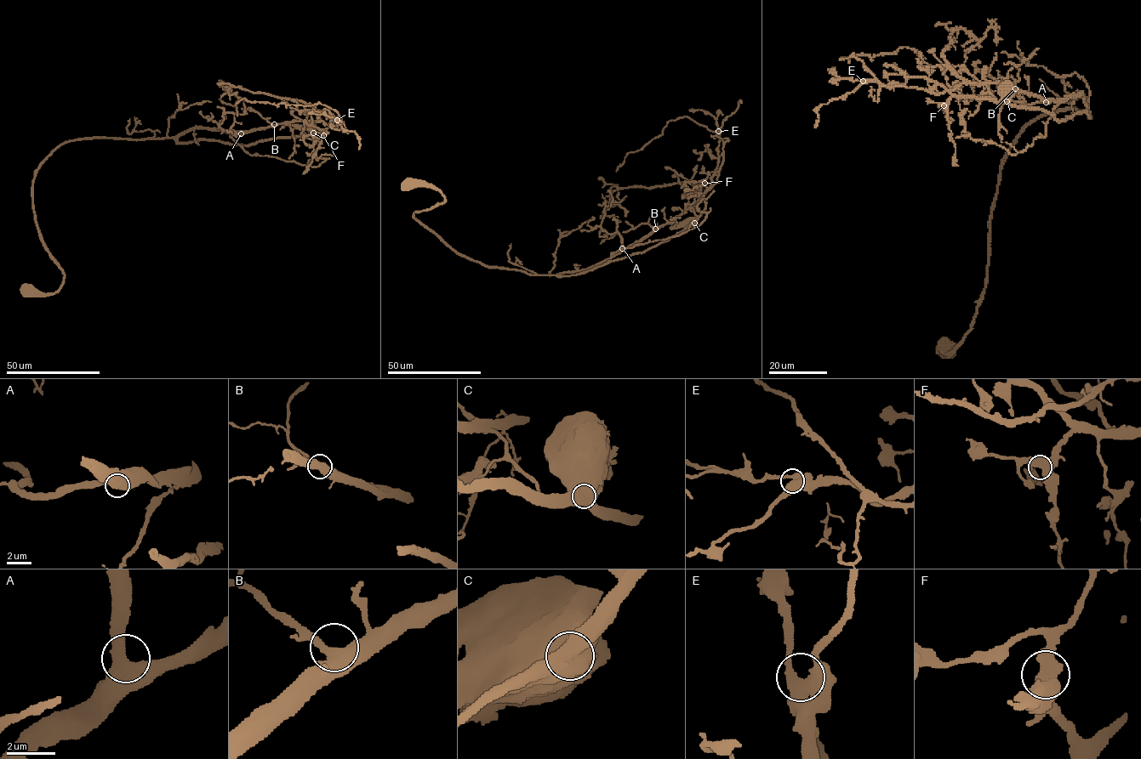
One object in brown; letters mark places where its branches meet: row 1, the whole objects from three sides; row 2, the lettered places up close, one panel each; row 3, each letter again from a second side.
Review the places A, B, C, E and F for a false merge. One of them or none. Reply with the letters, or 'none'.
C

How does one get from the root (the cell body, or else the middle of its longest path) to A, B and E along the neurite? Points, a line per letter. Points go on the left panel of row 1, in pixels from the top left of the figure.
A: (29, 291), (53, 294), (64, 279), (33, 198), (35, 171), (59, 146), (201, 128), (241, 133)
B: (29, 291), (53, 294), (64, 279), (33, 198), (35, 171), (63, 144), (274, 124)
E: (29, 291), (53, 294), (64, 279), (33, 198), (35, 171), (63, 144), (337, 120)

